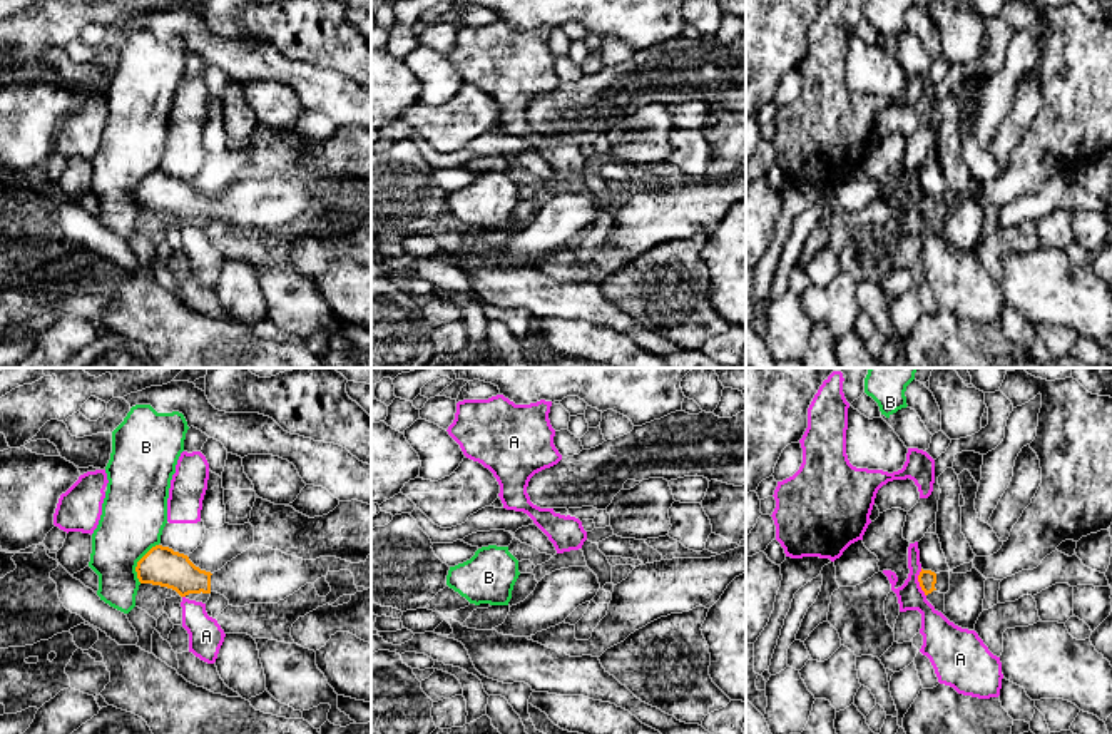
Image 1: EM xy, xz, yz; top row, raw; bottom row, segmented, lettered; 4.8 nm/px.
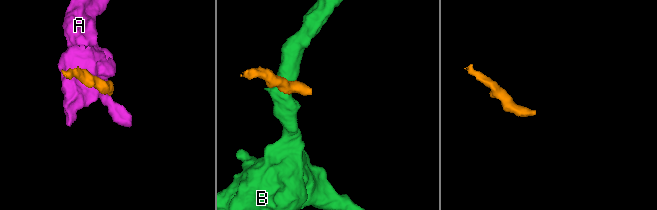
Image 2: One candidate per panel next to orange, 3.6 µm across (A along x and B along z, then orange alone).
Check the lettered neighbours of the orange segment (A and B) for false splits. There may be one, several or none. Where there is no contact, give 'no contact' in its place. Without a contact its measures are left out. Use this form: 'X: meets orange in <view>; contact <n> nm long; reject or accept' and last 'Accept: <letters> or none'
A: meets orange in yz; contact 140 nm long; reject
B: meets orange in xy; contact 220 nm long; reject
Accept: none

